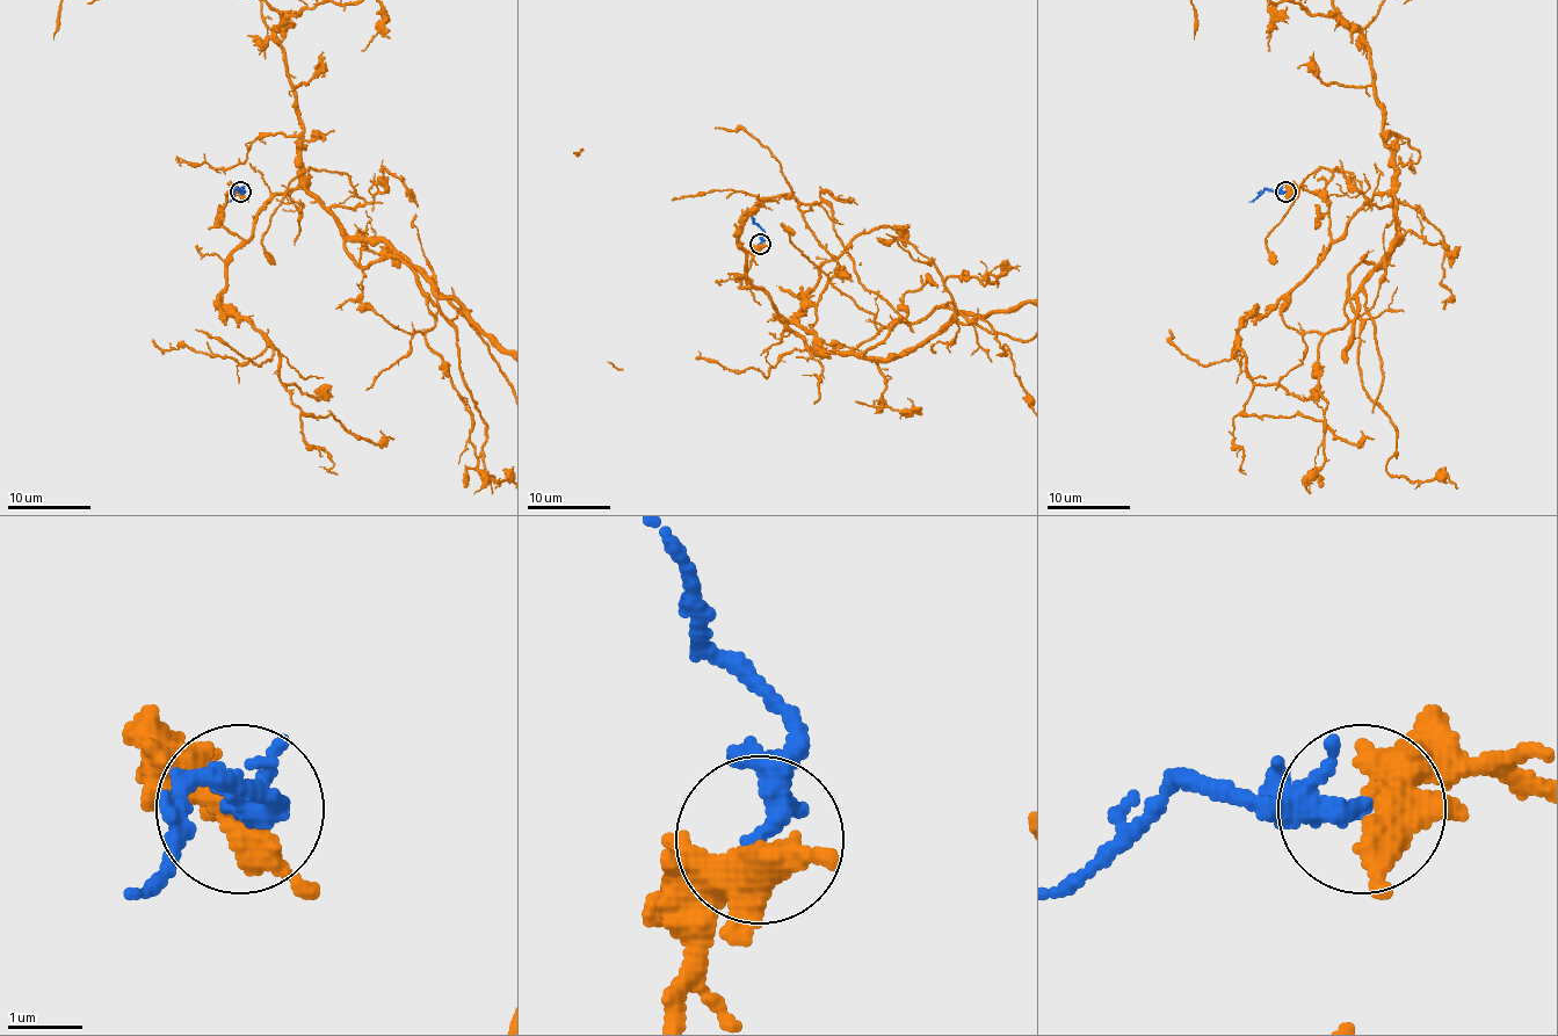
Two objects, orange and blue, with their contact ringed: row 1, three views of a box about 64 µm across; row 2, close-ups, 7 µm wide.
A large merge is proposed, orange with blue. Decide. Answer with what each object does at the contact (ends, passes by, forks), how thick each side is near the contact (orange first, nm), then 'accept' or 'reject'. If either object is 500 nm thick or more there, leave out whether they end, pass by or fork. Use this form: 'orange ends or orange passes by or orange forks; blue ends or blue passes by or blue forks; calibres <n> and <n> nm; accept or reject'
orange forks; blue forks; calibres 360 and 190 nm; accept

